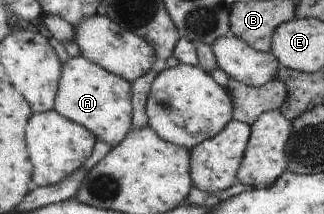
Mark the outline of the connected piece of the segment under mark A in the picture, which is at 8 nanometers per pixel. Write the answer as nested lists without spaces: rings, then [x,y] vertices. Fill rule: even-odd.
[[[82,55],[77,58],[70,57],[62,64],[54,110],[67,120],[84,126],[97,141],[114,147],[131,131],[132,87],[127,80],[104,70],[99,64],[89,62]]]

